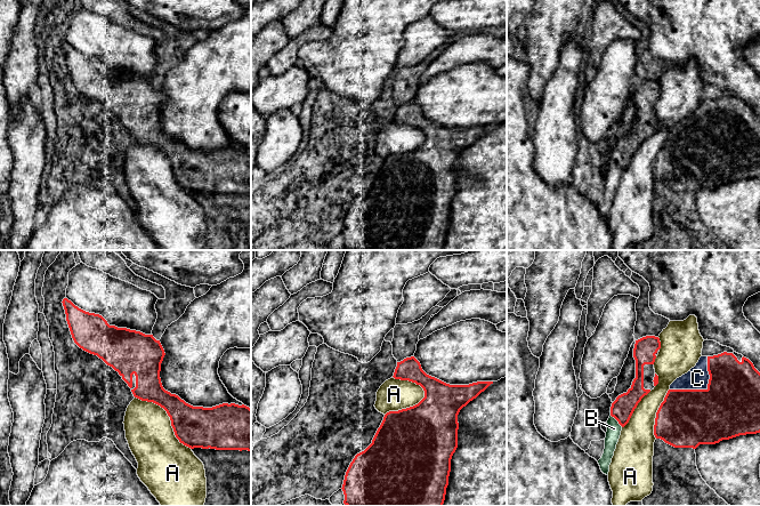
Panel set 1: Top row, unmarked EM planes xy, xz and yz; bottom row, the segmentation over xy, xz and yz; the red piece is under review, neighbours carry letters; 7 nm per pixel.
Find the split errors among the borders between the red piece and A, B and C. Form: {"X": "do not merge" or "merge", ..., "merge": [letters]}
{"A": "do not merge", "B": "merge", "C": "merge", "merge": ["B", "C"]}

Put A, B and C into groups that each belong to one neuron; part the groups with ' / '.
A / B C

